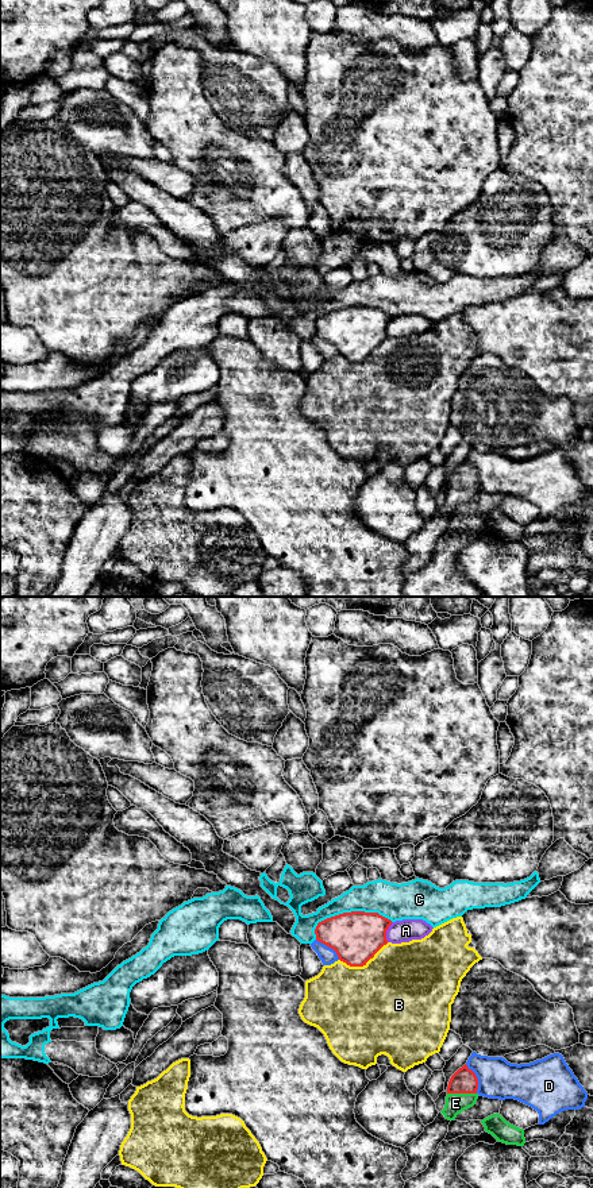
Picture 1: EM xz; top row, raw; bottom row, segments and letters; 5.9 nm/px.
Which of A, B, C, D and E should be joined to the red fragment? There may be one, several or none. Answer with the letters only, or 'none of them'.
E

